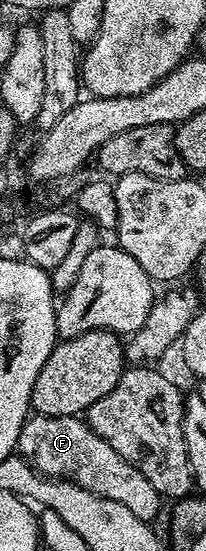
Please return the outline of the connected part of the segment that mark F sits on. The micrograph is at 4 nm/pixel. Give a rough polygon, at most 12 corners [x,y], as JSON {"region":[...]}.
{"region":[[30,414],[16,454],[38,475],[152,524],[163,497],[84,418]]}

